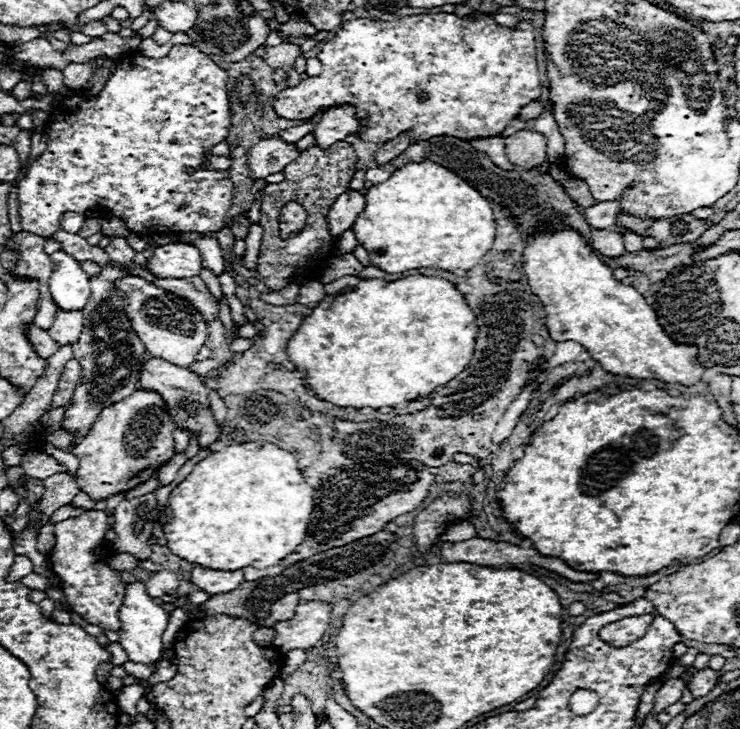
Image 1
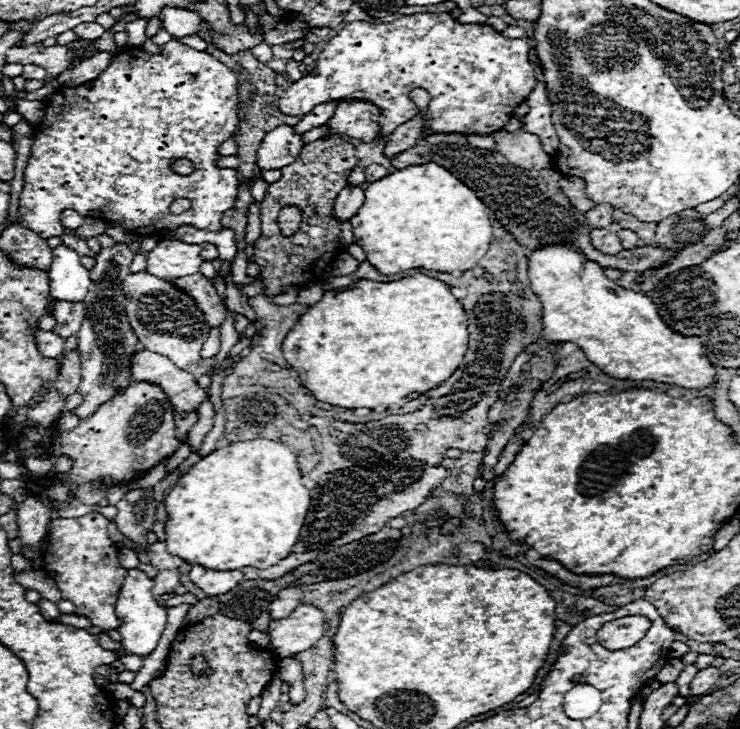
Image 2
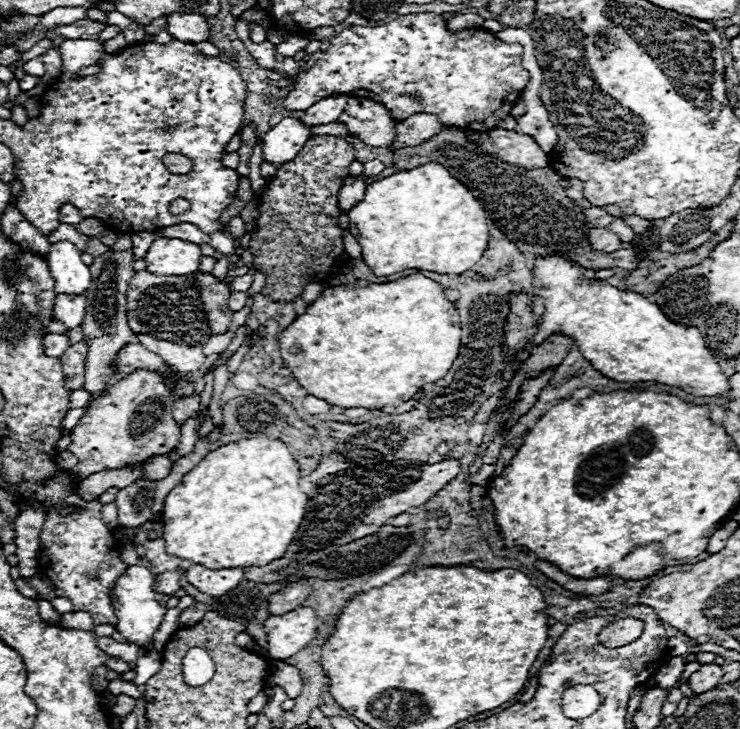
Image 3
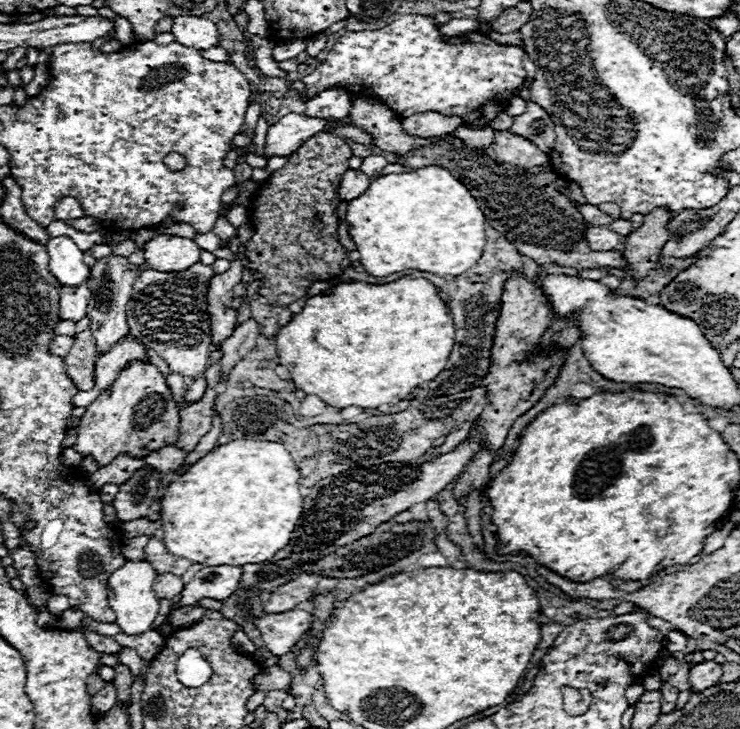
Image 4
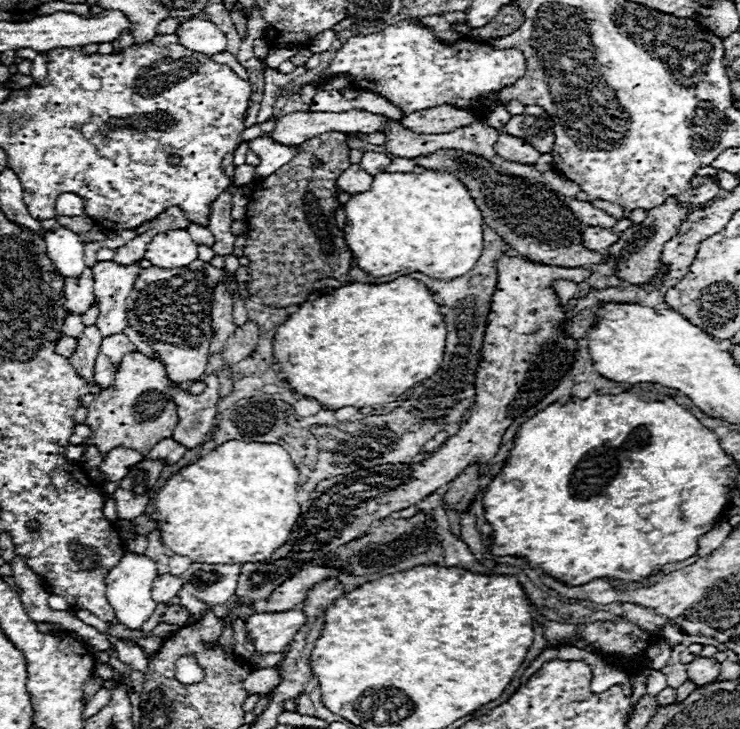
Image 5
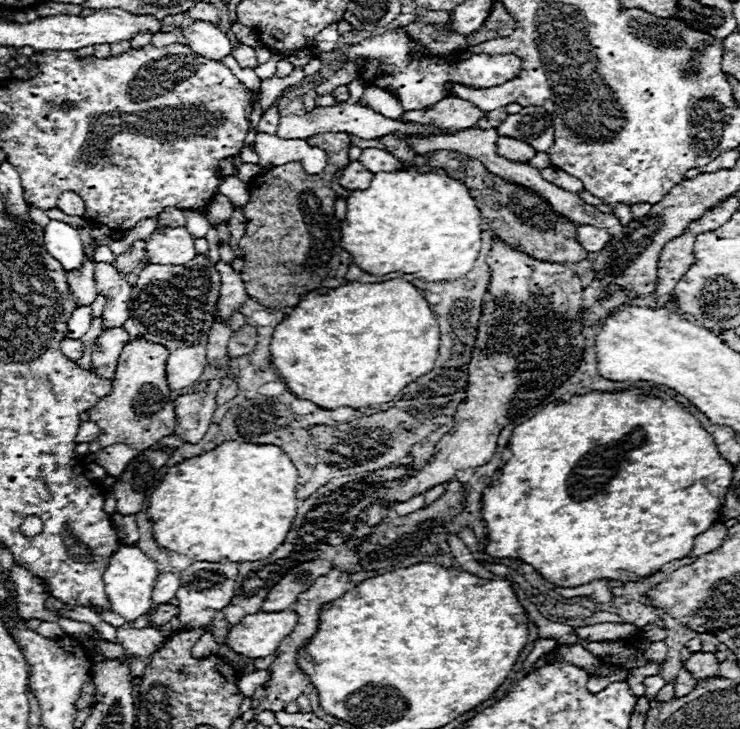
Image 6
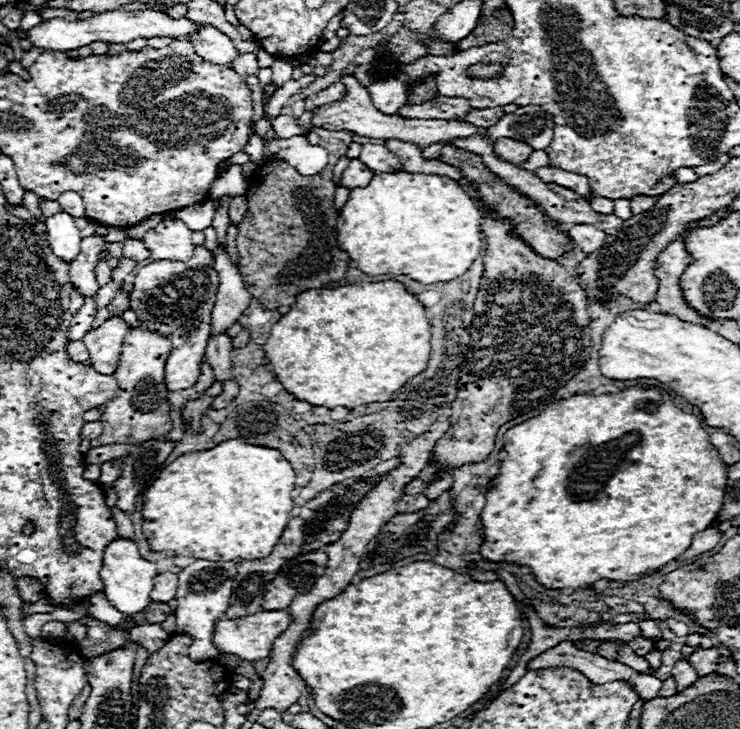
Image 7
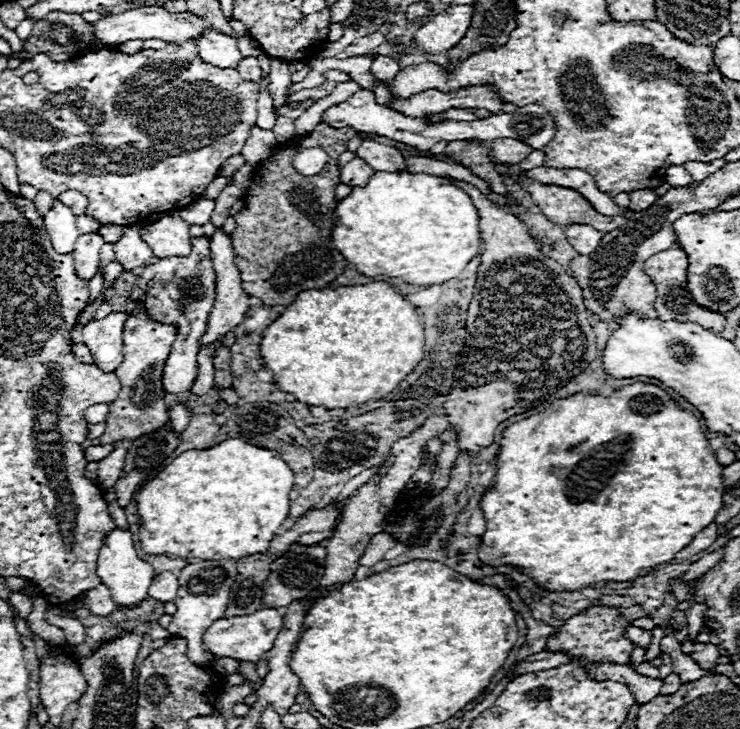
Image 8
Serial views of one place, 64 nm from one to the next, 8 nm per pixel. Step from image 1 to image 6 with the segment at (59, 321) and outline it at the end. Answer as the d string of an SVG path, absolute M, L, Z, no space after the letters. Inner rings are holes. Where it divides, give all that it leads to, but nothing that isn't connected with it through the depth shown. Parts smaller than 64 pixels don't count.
M84 256L82 268L76 268L74 272L68 272L68 286L70 292L78 298L80 306L92 304L96 298L96 280L94 280L94 260L88 260Z

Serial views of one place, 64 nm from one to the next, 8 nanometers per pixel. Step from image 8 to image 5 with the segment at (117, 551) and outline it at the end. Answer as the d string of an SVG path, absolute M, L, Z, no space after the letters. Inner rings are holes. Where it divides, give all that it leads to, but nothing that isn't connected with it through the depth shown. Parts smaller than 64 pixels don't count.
M124 552L122 560L106 574L106 598L114 608L114 614L120 624L126 628L140 628L140 624L154 612L156 602L152 600L152 580L158 576L156 562L144 554Z

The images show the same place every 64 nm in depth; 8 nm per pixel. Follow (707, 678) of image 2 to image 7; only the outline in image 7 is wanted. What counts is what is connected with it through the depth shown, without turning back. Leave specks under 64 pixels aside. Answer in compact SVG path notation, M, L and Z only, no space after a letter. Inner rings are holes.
M696 648L694 654L688 656L690 664L696 668L696 672L700 676L714 674L716 672L716 666L718 666L718 658L720 658L718 648Z

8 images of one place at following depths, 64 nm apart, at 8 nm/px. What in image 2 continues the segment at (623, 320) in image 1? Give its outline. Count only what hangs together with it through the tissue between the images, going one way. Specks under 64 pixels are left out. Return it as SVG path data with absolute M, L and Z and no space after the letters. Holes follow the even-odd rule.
M556 244L556 246L546 246L540 250L534 250L532 256L528 258L528 274L532 282L534 294L538 294L542 306L544 306L544 316L542 316L542 340L536 340L519 354L506 376L501 380L499 396L504 398L513 381L522 371L522 365L528 362L533 351L542 342L574 342L588 360L594 360L602 372L608 376L614 376L618 380L654 380L654 382L664 382L664 384L674 384L682 386L688 390L702 390L702 388L714 388L716 382L716 370L712 362L704 356L702 342L698 336L682 336L680 332L674 332L670 326L664 324L664 320L658 314L656 304L632 290L624 290L622 286L614 284L604 276L604 268L598 266L596 262L586 262L584 254L574 250L568 244Z

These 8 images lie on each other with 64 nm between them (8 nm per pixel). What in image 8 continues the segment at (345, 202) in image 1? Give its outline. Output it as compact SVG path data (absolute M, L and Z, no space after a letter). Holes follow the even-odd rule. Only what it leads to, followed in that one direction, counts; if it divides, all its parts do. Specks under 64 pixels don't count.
M354 158L340 170L340 182L348 186L366 186L368 178L374 174L370 164L366 164L362 158Z

